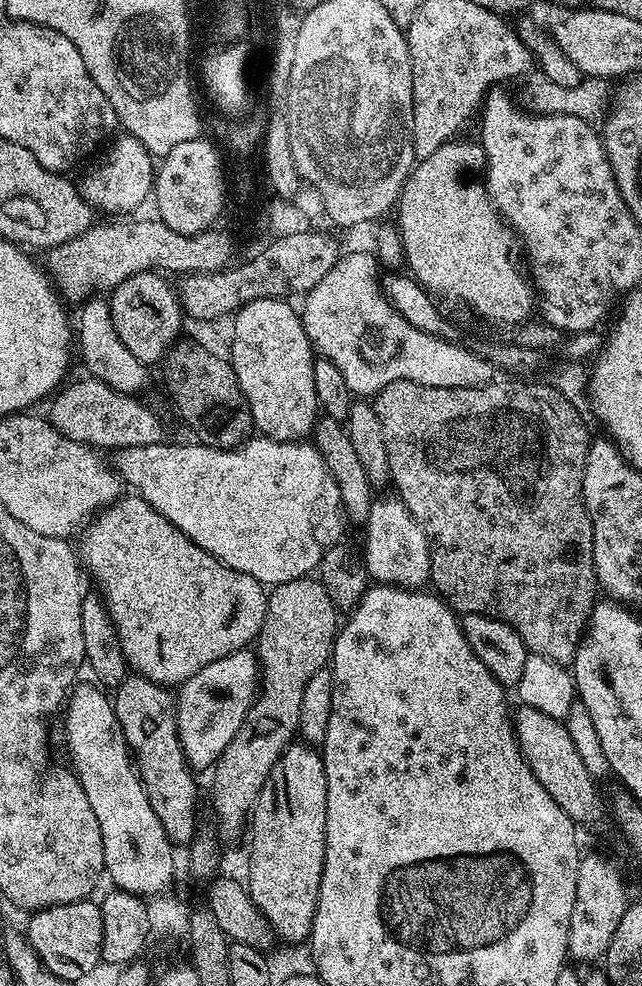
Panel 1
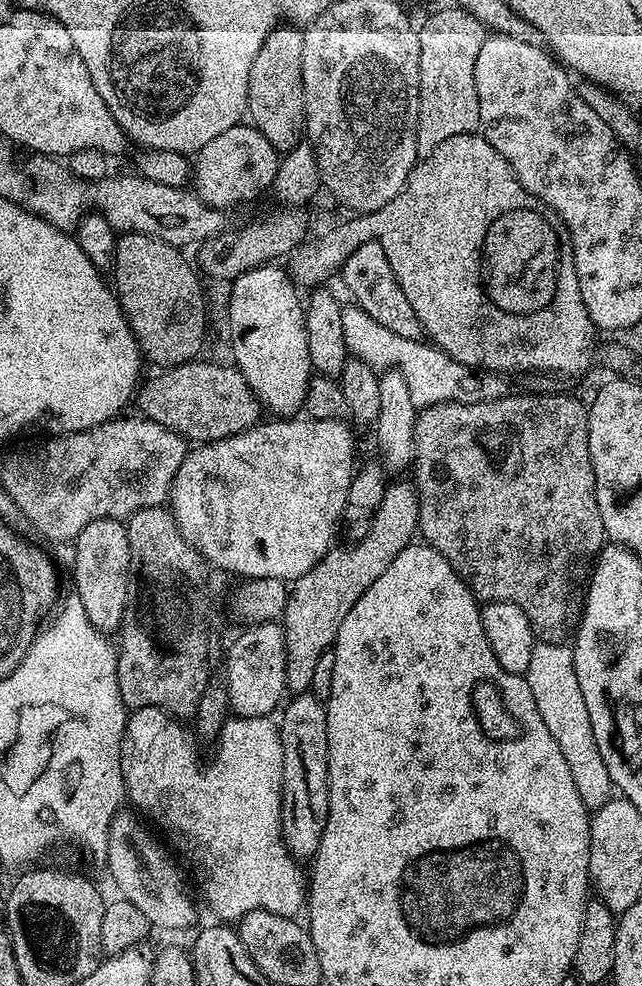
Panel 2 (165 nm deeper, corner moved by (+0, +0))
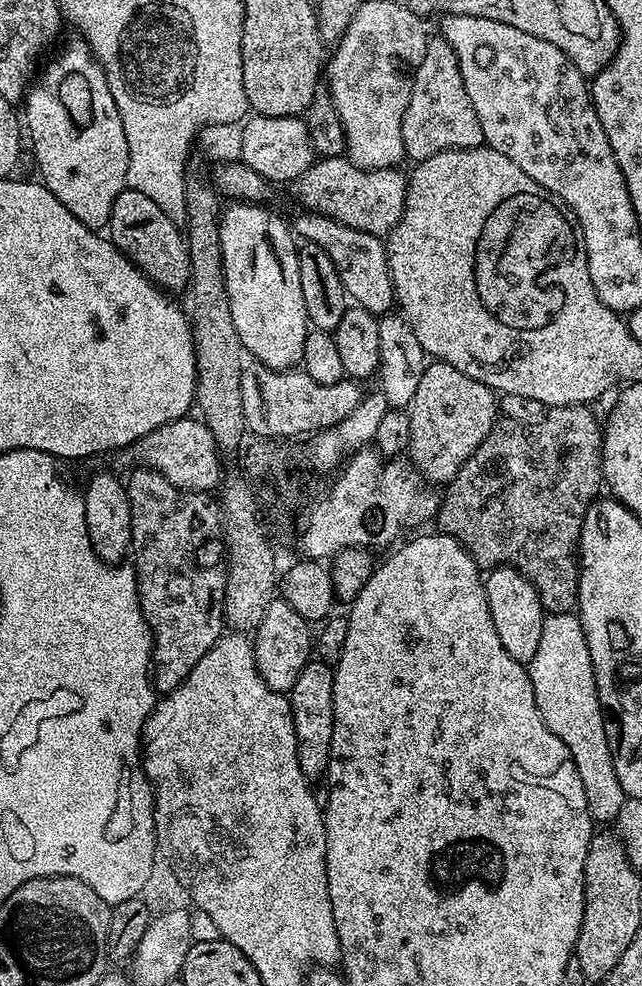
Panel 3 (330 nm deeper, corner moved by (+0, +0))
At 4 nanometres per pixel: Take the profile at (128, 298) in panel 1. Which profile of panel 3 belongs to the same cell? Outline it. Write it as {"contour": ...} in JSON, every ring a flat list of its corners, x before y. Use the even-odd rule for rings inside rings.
{"contour":[[125,187,114,202,106,228,118,251,123,252,157,288,169,294,183,293,187,289,192,278,188,241,181,225,174,223,162,206,146,198,146,194,138,194,138,190]]}

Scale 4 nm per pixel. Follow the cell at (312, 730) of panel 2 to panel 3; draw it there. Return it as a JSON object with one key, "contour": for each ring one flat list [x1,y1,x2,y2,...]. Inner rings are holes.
{"contour":[[319,658,309,660,298,674,290,693,294,714,294,734,298,738,298,764,309,781,323,777,328,771,330,742,334,734,334,668]]}

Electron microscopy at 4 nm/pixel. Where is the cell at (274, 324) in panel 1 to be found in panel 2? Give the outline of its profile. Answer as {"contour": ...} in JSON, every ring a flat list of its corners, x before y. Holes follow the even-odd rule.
{"contour":[[275,263,252,268,231,281,232,293,228,296,228,336,232,339,234,366,246,378,250,390,265,409,272,411,276,418,292,418,304,407,308,383,312,381,313,371,310,350,306,346,306,326,301,293,291,277]]}

